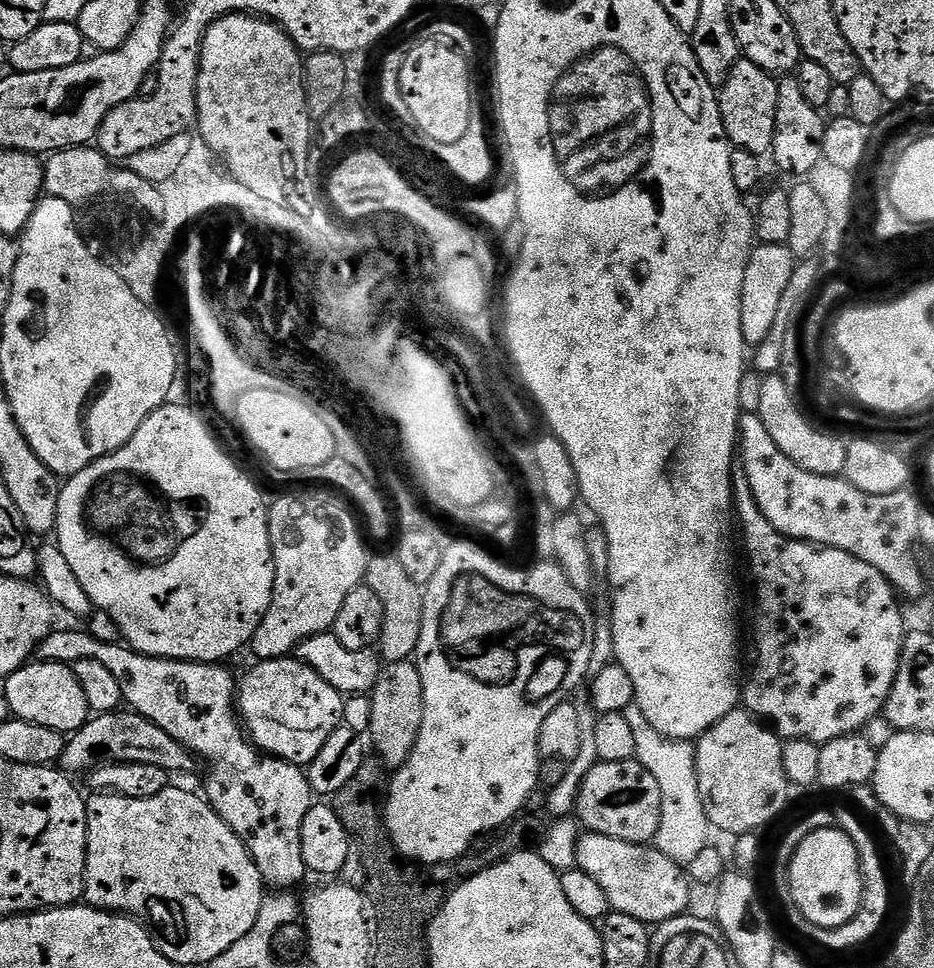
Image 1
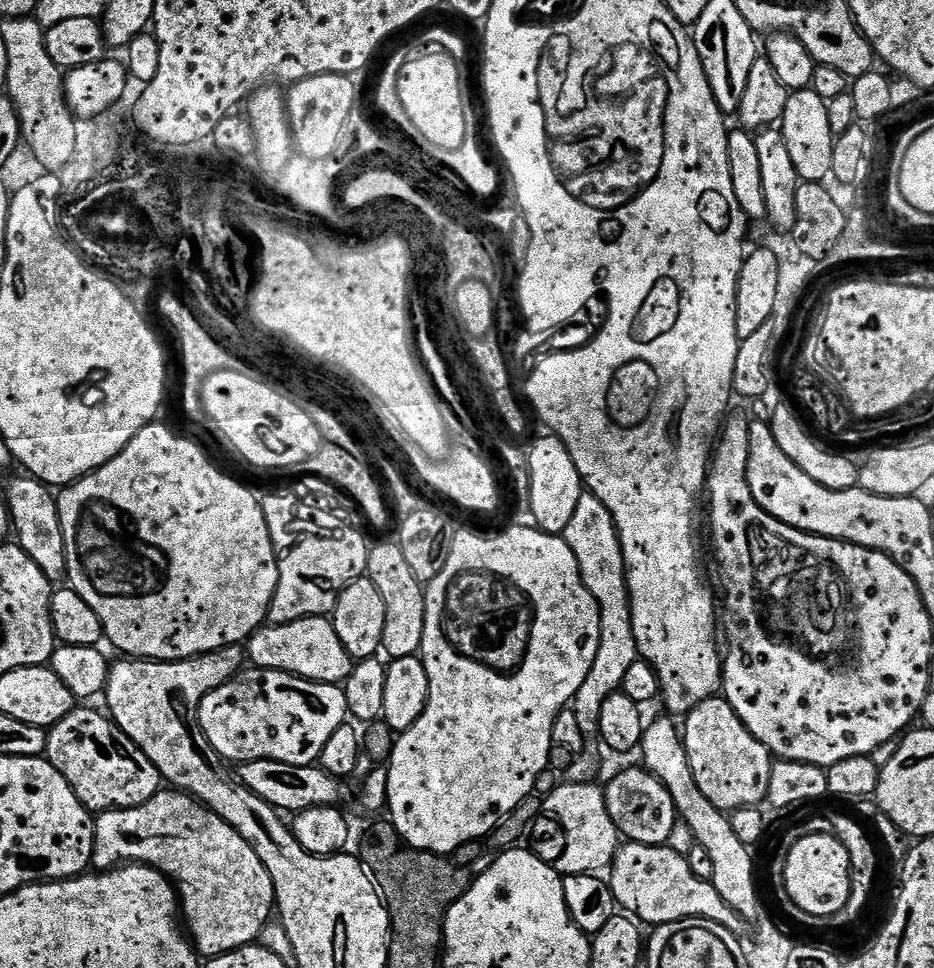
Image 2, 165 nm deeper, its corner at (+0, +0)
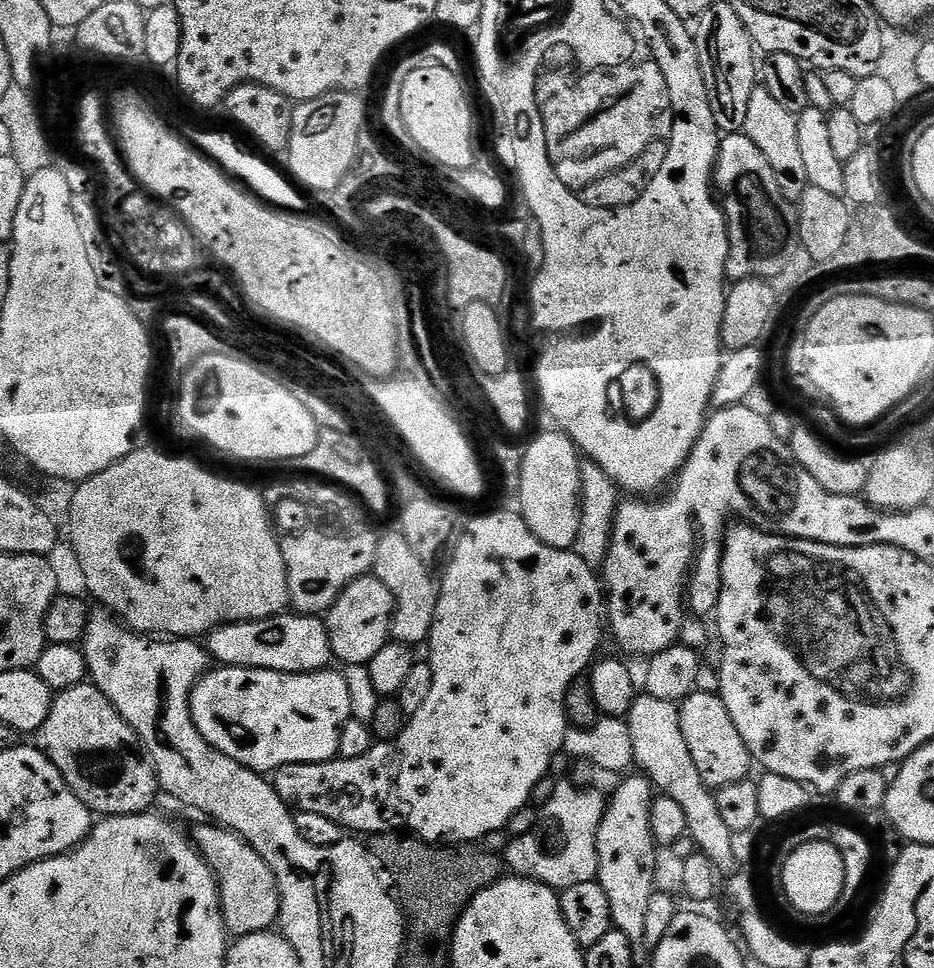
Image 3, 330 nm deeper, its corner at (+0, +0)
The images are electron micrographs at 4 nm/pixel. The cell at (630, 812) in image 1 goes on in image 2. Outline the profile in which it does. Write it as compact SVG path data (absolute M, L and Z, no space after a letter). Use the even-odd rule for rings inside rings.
M640 766L628 768L625 772L618 773L603 791L606 810L625 841L634 844L667 845L671 832L678 825L678 817L674 798L670 798L670 790L662 786L658 777Z

